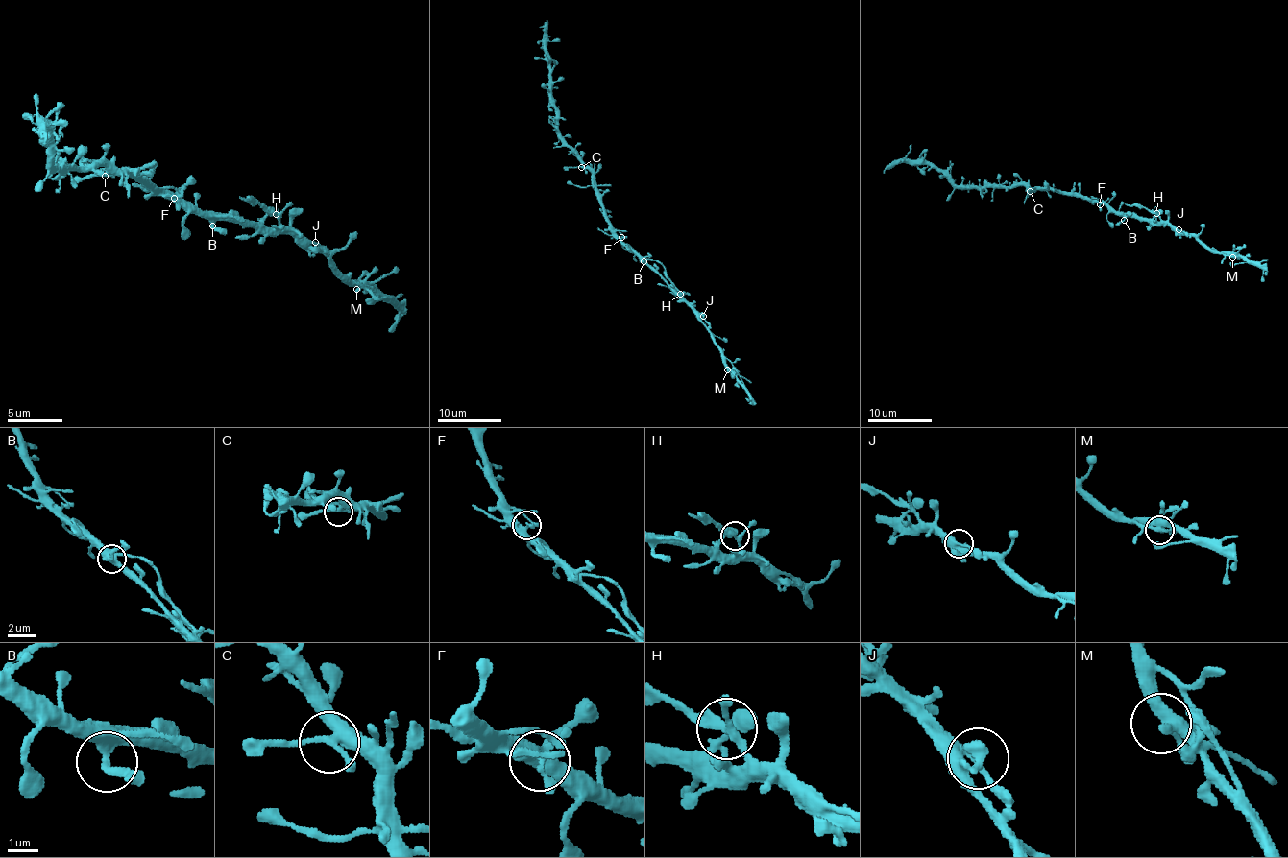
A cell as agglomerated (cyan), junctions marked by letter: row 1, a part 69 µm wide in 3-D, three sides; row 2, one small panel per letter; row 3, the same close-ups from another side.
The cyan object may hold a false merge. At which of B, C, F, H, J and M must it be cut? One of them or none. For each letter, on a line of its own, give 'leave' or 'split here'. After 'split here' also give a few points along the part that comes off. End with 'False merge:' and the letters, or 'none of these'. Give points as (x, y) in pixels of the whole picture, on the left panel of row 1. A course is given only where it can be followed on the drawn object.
B: leave
C: leave
F: leave
H: split here; foreign part runs (277, 215), (256, 201), (240, 198)
J: leave
M: leave
False merge: H

